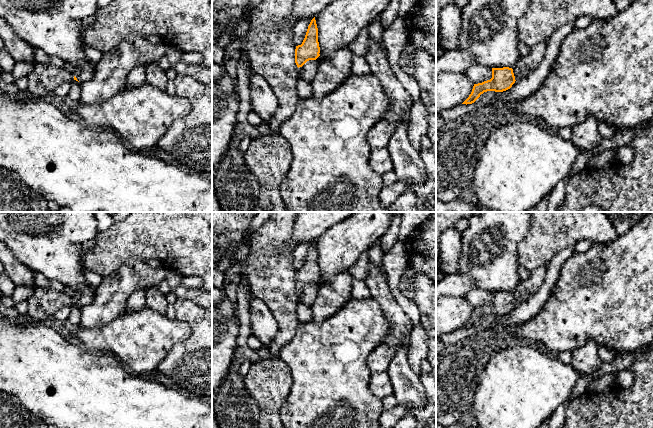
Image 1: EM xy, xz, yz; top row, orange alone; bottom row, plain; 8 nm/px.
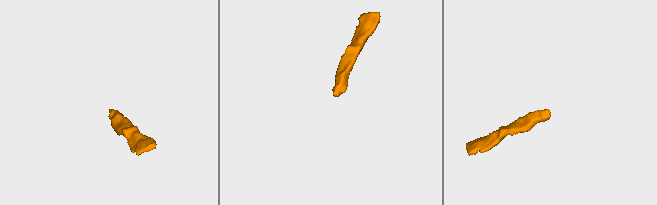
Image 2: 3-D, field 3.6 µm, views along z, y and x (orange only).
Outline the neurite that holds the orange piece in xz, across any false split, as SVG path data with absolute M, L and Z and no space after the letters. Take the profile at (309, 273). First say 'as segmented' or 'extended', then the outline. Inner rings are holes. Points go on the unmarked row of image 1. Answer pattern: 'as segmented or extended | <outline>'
extended | M315 241L311 244L305 262L301 269L296 270L295 273L295 287L298 291L299 303L311 307L316 295L317 295L317 286L315 285L320 280L320 271L318 266L318 252L316 248Z

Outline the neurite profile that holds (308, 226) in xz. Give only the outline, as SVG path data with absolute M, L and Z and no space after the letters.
M297 212L291 233L291 248L304 242L314 242L331 226L356 212Z

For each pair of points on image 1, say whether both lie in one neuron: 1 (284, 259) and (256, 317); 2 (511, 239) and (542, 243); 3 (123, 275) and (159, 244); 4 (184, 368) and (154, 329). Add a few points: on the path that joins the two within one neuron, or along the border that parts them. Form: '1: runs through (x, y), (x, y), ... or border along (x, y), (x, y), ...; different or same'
1: border along (253, 297), (260, 300), (267, 307), (276, 323); different
2: border along (532, 222), (525, 238), (519, 244), (518, 263); different
3: border along (146, 260), (129, 259), (120, 267); different
4: border along (189, 336), (183, 341), (177, 342), (156, 368); different

